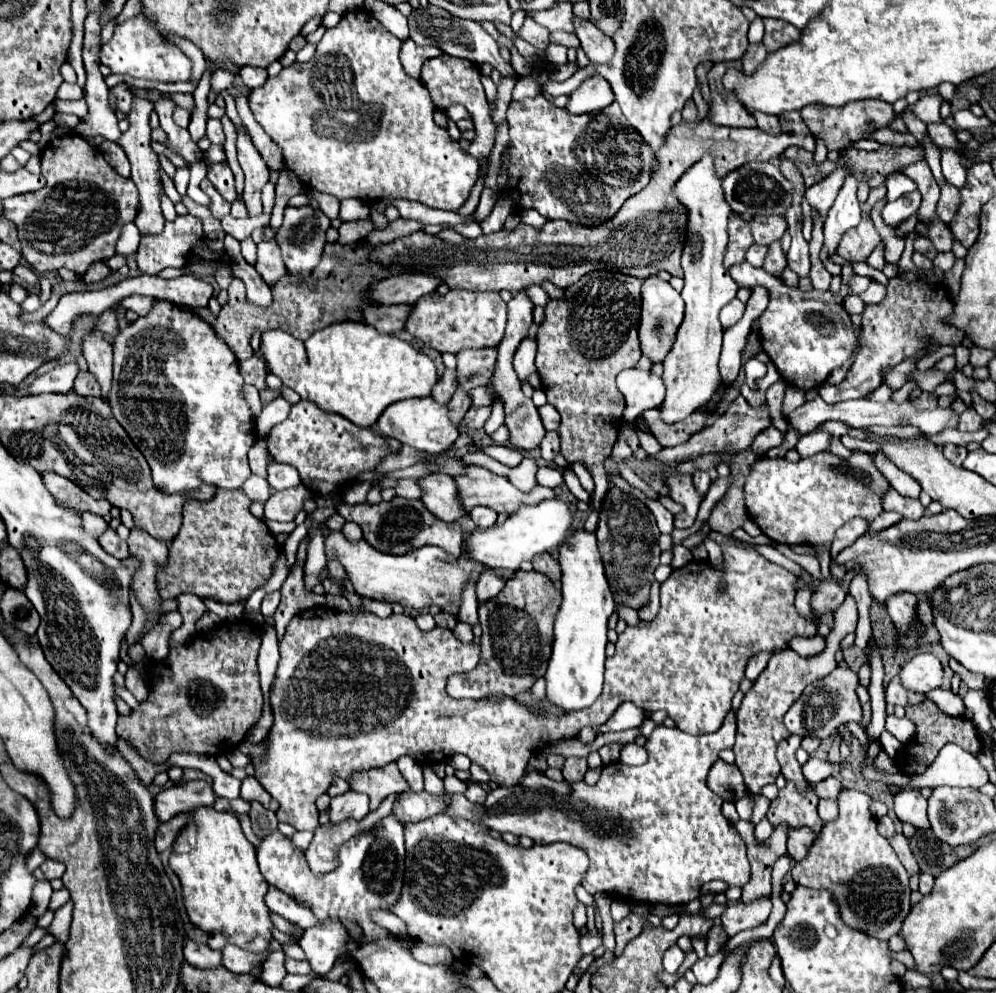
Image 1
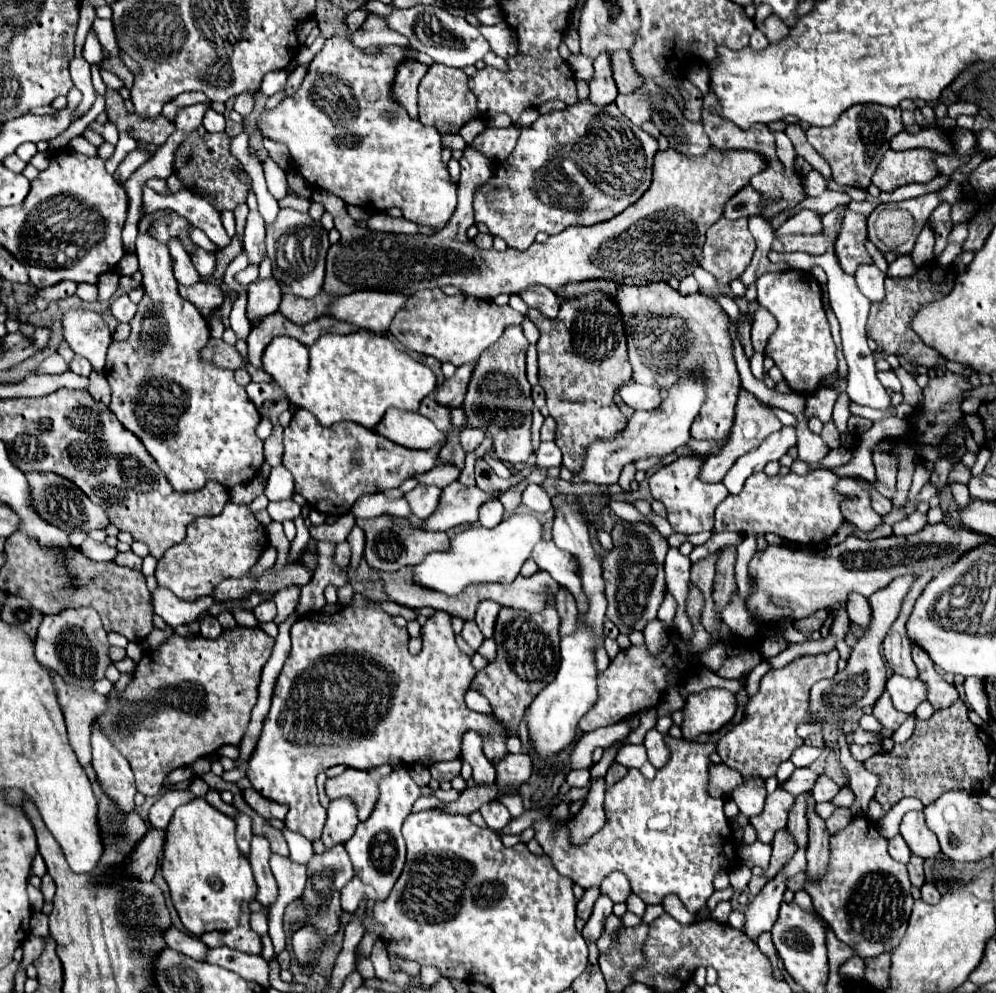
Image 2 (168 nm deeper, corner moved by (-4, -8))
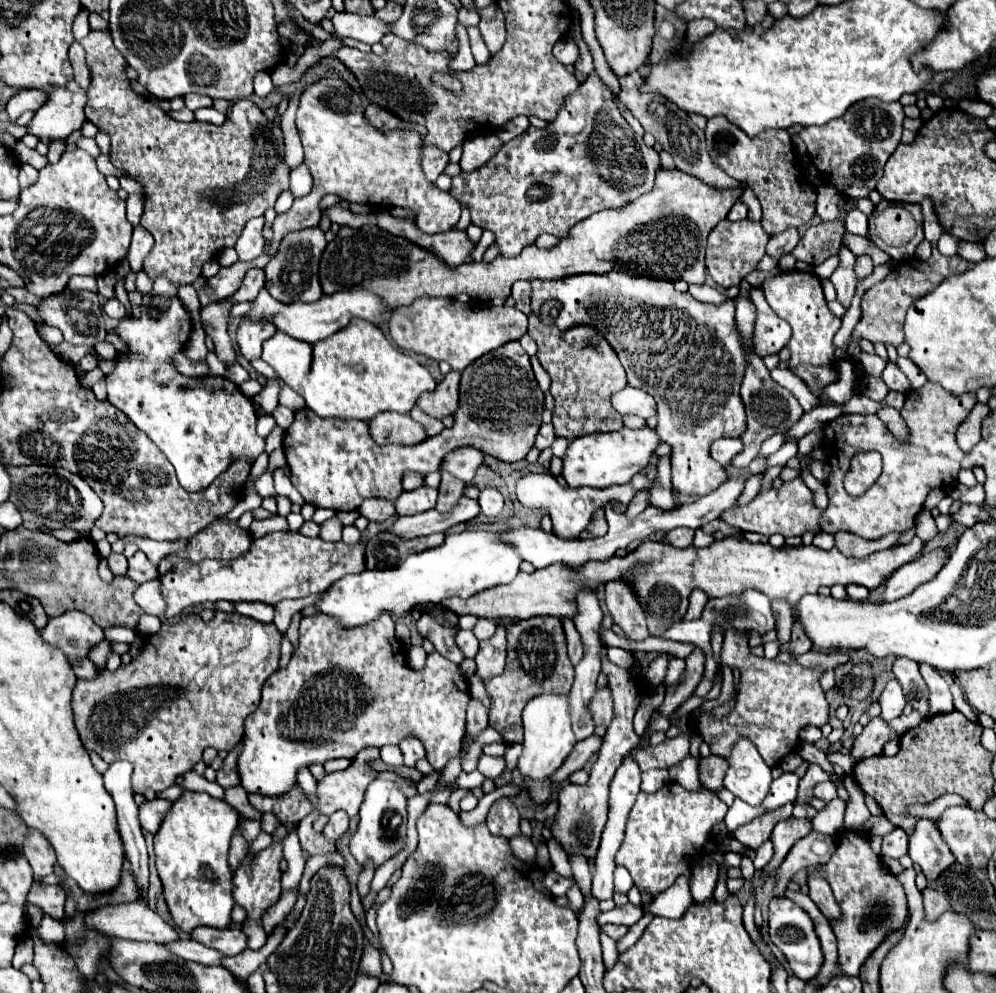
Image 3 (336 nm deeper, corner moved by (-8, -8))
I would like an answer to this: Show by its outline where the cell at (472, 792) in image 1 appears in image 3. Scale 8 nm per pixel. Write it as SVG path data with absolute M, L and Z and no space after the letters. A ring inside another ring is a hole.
M500 797L498 801L492 803L486 817L486 825L490 833L504 835L510 839L520 833L520 813L508 797Z

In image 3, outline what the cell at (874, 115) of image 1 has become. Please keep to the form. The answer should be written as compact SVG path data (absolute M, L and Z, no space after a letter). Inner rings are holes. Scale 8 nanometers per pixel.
M866 99L854 103L840 119L822 127L804 127L800 137L808 147L812 163L830 185L846 197L868 197L882 177L884 163L900 143L904 117L906 115L898 101L884 103L880 99Z

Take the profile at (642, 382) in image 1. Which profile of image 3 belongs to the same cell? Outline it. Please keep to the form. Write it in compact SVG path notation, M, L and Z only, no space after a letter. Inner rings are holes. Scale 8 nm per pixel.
M624 387L612 397L612 405L620 415L638 415L642 419L650 419L656 415L656 401L646 391L636 387Z

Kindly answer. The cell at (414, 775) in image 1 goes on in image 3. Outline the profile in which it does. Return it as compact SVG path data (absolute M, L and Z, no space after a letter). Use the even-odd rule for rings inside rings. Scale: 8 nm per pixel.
M376 779L374 783L368 785L364 803L360 807L358 831L350 839L350 851L362 867L372 863L372 867L378 869L406 847L406 821L408 821L406 807L408 807L408 799L398 789L396 783L386 783Z

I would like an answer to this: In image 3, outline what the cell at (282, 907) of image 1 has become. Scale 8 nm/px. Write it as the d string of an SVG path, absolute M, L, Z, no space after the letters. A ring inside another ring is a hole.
M248 819L248 821L242 825L242 835L244 835L244 839L246 839L248 843L252 843L260 833L262 833L262 825L260 825L260 821L252 821L252 819Z

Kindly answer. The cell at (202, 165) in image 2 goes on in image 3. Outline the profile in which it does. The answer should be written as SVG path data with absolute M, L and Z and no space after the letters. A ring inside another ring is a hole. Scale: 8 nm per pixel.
M90 31L80 45L86 51L86 61L92 75L86 119L110 135L110 161L114 167L128 171L130 177L144 185L144 213L140 225L154 235L156 243L150 255L144 259L142 269L152 279L158 277L158 273L166 273L174 285L194 283L196 277L200 277L204 261L214 257L214 253L220 249L234 247L246 221L262 217L268 207L274 207L278 195L288 189L290 169L284 165L284 141L278 139L278 143L268 143L268 137L262 137L262 143L258 141L258 133L268 127L268 119L250 99L238 99L232 105L232 115L221 126L200 121L174 121L170 115L130 89L124 73L126 61L112 45L108 31Z

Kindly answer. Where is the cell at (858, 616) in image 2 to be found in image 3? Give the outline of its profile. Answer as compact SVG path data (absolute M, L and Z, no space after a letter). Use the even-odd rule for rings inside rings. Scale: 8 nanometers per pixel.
M848 585L846 591L848 591L848 599L850 599L850 601L866 601L866 599L868 599L868 589L866 589L866 587Z

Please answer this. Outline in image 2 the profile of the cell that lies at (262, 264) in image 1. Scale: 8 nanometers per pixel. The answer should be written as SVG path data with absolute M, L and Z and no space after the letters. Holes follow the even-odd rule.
M270 277L270 281L256 281L250 283L248 289L248 305L246 305L246 317L250 325L258 325L266 315L272 315L278 311L280 305L280 289L278 281Z

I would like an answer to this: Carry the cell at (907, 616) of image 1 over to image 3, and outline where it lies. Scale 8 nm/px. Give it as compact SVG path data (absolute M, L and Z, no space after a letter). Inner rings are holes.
M920 665L920 673L930 689L930 715L940 715L940 713L952 713L954 703L952 703L952 693L948 683L942 679L942 675L932 667L932 665Z

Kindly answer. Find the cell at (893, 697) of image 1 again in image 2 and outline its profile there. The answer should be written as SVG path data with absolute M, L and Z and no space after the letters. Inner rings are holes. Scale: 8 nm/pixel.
M884 693L884 695L878 699L878 703L874 705L874 717L882 723L884 729L892 729L892 731L896 731L896 729L902 725L902 721L904 721L906 717L910 717L910 715L898 713L898 711L894 709L892 701L890 701L890 695Z

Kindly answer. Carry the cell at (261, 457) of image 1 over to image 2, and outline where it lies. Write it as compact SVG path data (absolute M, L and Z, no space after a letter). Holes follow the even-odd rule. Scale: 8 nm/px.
M228 503L224 511L216 517L200 517L190 525L186 539L170 549L156 567L158 585L174 591L184 601L196 601L210 595L218 581L230 577L242 577L260 559L262 551L268 547L266 529L256 521L246 505Z

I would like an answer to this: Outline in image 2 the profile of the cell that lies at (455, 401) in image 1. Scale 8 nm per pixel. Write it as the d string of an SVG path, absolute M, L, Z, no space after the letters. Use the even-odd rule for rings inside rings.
M456 429L450 431L448 443L446 443L446 447L440 451L440 459L452 463L456 469L462 471L462 469L464 469L464 453L462 453L462 447L458 445L458 437L460 437L460 433L458 433Z

